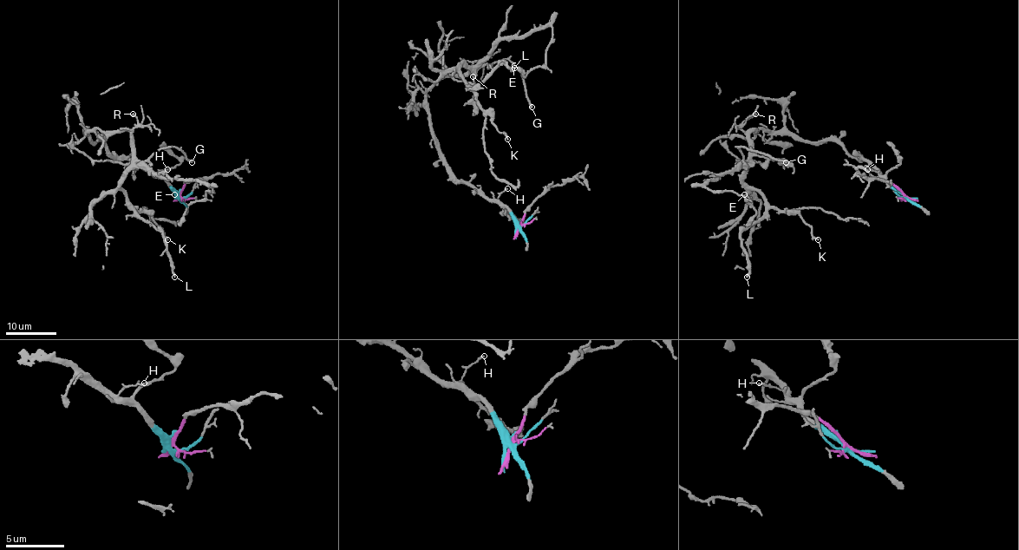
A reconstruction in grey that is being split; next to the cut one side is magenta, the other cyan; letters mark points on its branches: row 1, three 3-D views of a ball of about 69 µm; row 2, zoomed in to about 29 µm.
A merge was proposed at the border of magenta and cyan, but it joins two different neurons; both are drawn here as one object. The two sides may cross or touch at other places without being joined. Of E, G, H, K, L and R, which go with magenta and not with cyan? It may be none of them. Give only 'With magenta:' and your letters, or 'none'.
With magenta: none

